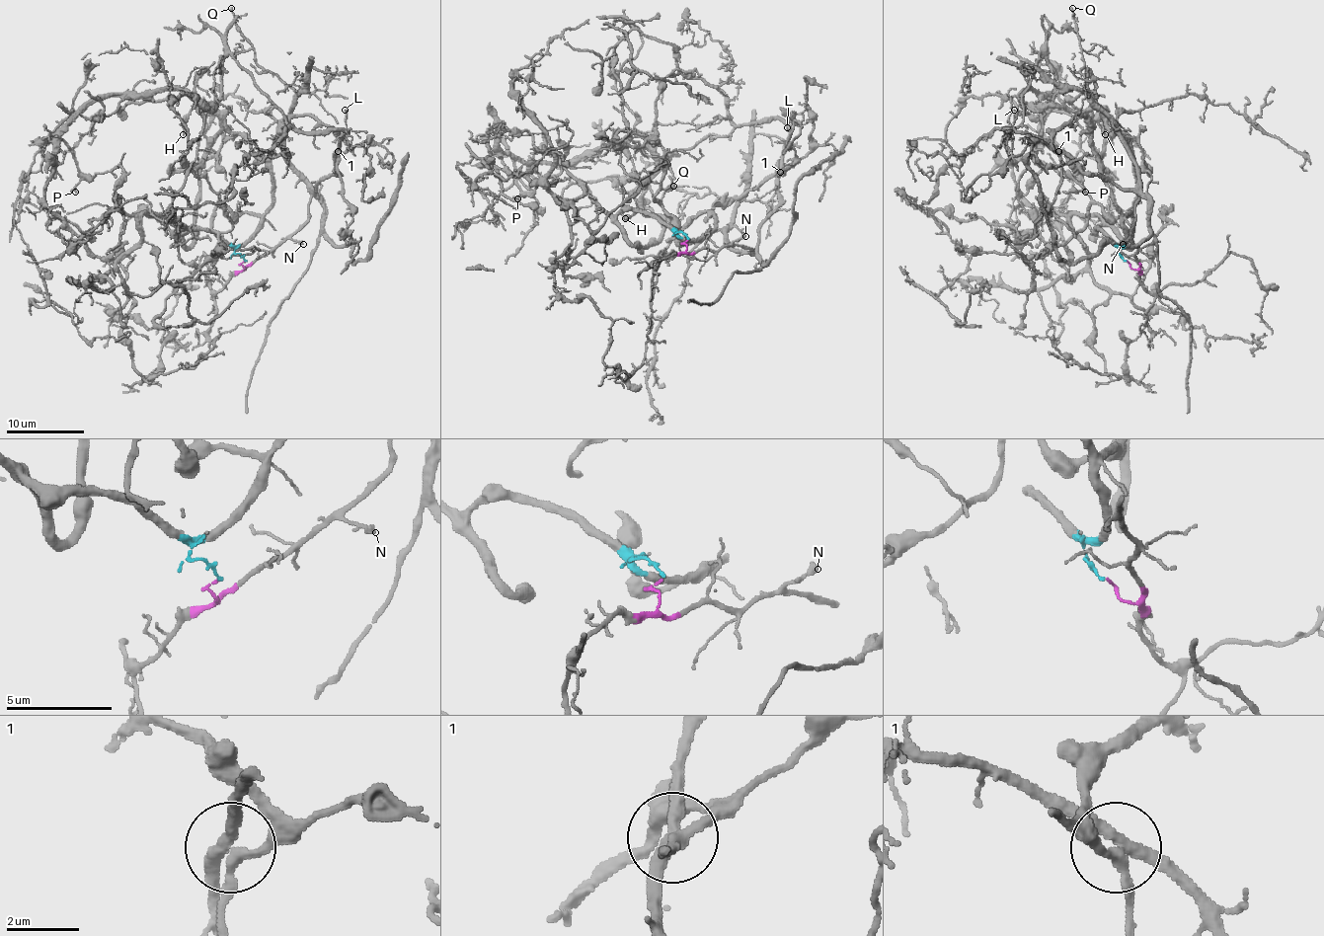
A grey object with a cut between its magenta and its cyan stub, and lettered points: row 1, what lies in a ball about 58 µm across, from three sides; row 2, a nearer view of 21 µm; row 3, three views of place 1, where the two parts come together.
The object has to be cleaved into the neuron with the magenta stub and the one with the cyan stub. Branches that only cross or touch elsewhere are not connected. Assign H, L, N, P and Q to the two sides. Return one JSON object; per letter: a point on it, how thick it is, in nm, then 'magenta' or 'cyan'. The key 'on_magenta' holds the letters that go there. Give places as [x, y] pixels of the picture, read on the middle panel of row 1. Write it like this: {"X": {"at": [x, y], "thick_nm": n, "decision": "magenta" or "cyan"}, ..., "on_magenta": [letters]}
{"H": {"at": [625, 218], "thick_nm": 200, "decision": "cyan"}, "L": {"at": [787, 127], "thick_nm": 110, "decision": "magenta"}, "N": {"at": [745, 236], "thick_nm": 300, "decision": "magenta"}, "P": {"at": [517, 198], "thick_nm": 170, "decision": "cyan"}, "Q": {"at": [673, 186], "thick_nm": 180, "decision": "magenta"}, "on_magenta": ["L", "N", "Q"]}

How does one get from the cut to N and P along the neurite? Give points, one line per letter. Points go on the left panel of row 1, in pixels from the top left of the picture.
N: (245, 261), (245, 269), (283, 241), (295, 239), (303, 243)
P: (245, 261), (235, 251), (272, 177), (187, 94), (93, 99), (60, 138), (76, 193)

